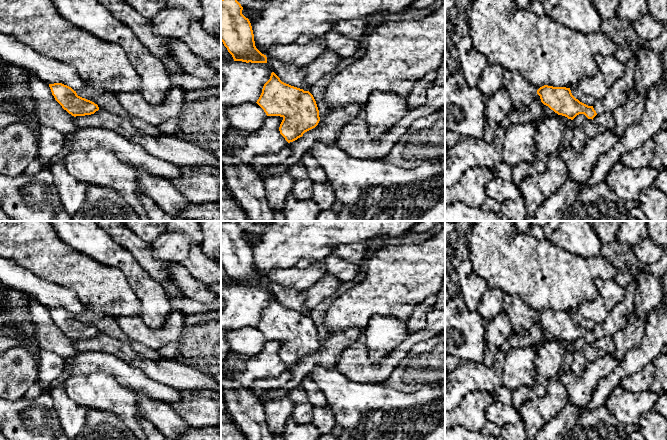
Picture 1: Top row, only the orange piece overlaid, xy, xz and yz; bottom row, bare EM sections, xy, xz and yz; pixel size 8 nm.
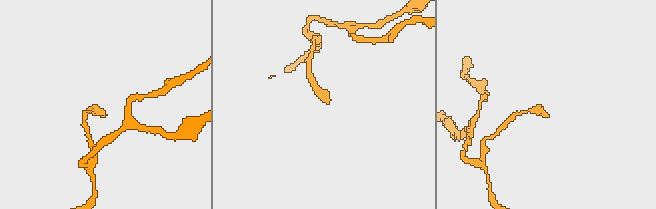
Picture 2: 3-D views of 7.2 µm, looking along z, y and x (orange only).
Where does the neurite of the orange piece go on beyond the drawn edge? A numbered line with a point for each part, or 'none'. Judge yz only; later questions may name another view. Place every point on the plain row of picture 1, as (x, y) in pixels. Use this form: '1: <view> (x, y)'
1: yz (617, 317)

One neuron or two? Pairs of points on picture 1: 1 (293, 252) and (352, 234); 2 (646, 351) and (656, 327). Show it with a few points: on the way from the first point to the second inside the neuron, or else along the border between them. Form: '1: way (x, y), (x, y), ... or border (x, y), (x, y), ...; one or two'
1: way (308, 237), (311, 234), (337, 234); one
2: way (651, 345), (656, 337), (656, 333); one

